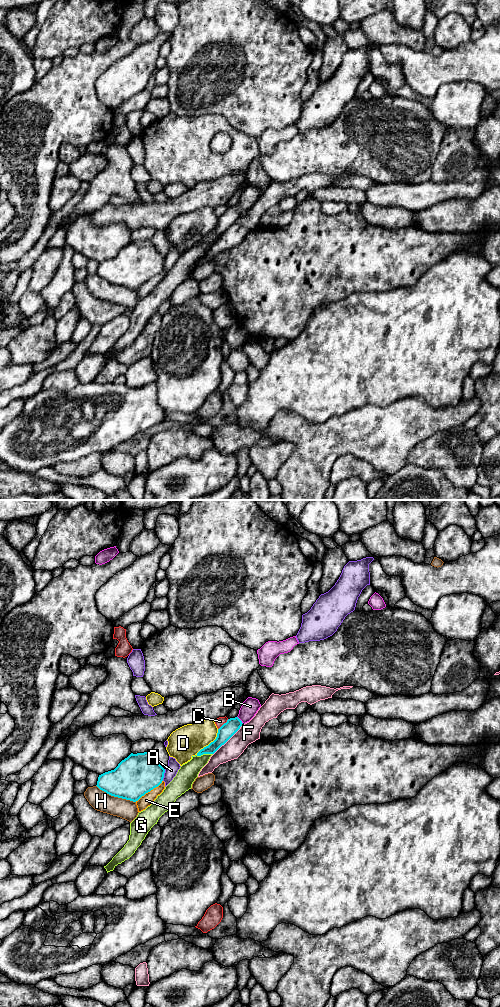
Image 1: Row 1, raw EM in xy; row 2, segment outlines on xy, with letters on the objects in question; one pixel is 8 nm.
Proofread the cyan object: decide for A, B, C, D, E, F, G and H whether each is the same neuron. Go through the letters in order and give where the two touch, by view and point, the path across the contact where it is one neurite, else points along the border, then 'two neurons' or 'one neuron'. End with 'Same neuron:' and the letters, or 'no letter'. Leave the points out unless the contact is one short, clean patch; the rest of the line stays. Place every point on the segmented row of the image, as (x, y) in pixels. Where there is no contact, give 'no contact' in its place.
A: contact xy (163, 775); two neurons
B: contact xy (240, 720); way xy (227, 730), (240, 720), (250, 706); one neuron
C: contact xy (223, 724); two neurons
D: contact xy (210, 743); two neurons
E: contact xy (149, 791); border xy (162, 780), (157, 786), (135, 801); two neurons
F: contact xy (227, 740); two neurons
G: contact xy (203, 753); two neurons
H: contact xy (116, 796); two neurons
Same neuron: B

